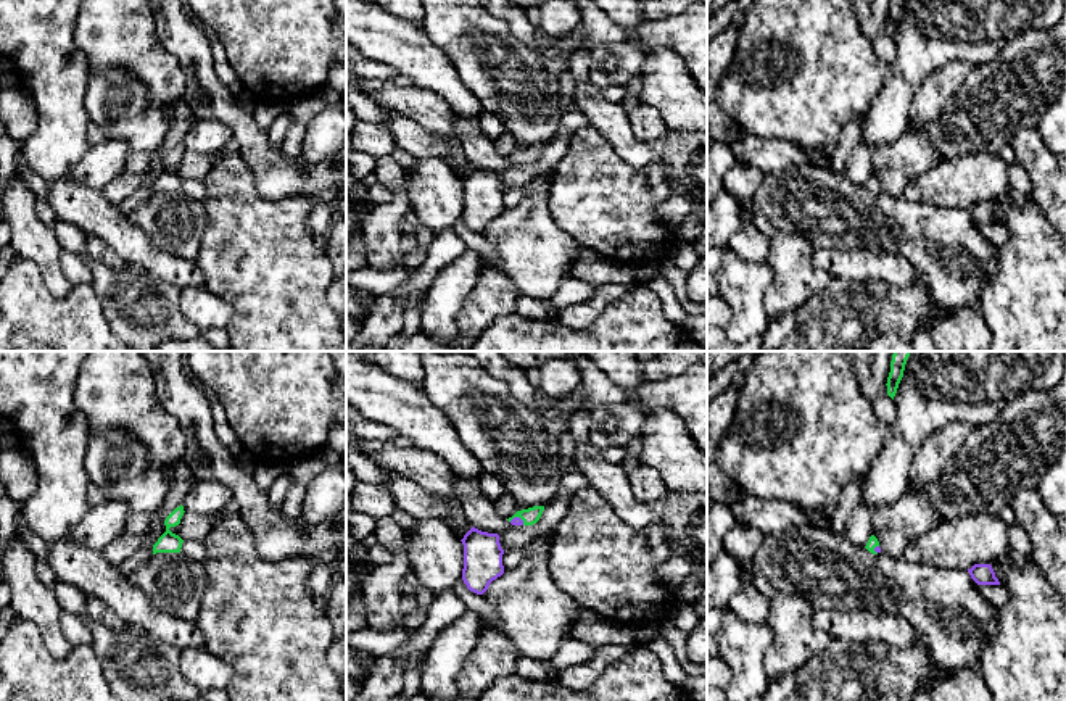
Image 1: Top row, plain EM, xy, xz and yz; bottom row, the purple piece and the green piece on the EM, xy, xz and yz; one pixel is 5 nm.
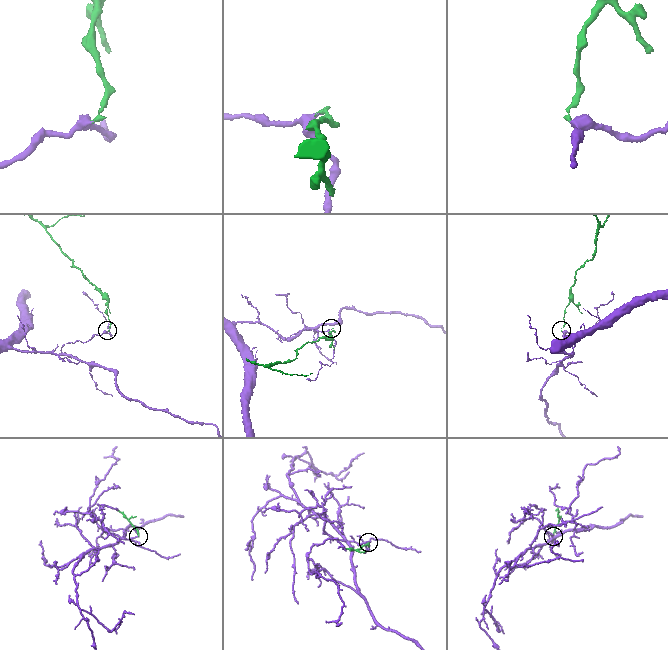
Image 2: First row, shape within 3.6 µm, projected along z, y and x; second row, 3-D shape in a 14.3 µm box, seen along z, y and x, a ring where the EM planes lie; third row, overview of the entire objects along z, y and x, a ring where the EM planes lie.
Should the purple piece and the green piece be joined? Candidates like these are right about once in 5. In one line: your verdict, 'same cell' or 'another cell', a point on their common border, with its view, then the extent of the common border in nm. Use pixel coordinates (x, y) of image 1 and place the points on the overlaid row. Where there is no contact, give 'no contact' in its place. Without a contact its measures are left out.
another cell | xz (517, 518) | 80 nm

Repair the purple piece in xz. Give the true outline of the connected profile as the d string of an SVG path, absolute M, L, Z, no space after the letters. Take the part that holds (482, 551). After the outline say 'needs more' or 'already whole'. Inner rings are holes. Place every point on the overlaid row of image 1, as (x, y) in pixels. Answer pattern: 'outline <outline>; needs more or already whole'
outline M472 527L461 541L464 545L462 580L470 591L483 595L490 583L504 574L499 535Z; already whole

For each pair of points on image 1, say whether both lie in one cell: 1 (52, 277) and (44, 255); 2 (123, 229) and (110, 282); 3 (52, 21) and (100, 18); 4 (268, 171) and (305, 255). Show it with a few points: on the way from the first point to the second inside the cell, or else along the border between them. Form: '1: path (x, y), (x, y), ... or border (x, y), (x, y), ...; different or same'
1: path (52, 273), (47, 260); same
2: border (124, 263), (142, 268), (160, 279); different
3: border (76, 16), (74, 42), (86, 55); different
4: border (250, 173), (268, 199), (308, 197); different

